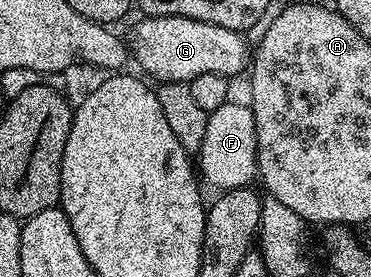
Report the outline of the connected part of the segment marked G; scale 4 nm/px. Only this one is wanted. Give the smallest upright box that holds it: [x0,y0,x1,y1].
[131,16,251,84]

